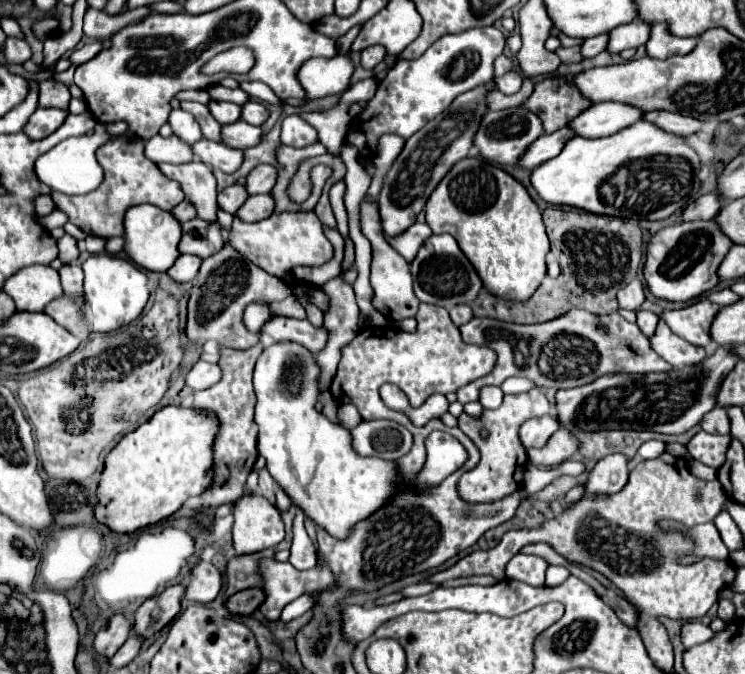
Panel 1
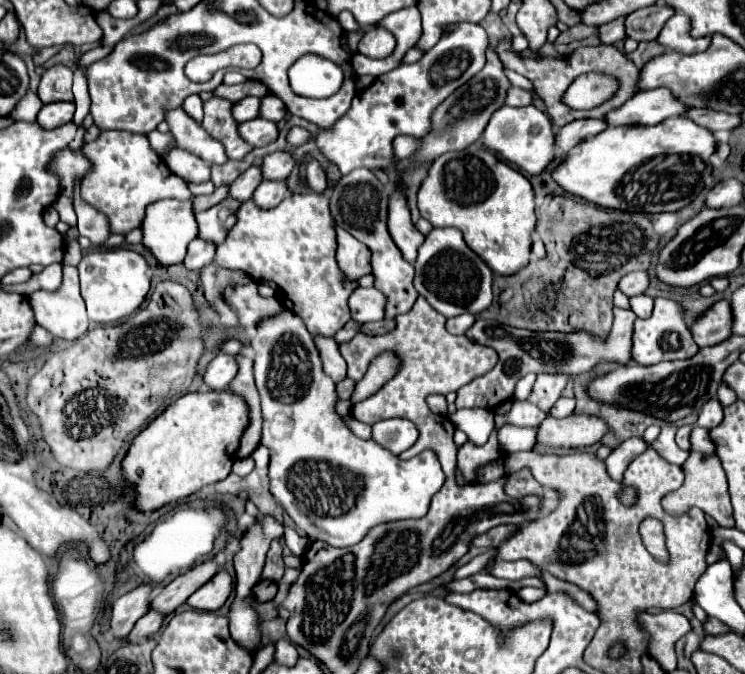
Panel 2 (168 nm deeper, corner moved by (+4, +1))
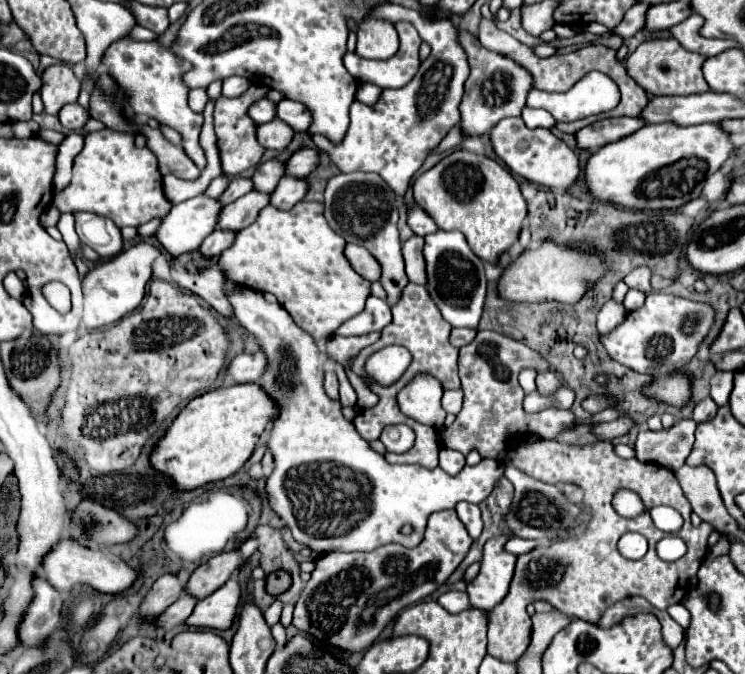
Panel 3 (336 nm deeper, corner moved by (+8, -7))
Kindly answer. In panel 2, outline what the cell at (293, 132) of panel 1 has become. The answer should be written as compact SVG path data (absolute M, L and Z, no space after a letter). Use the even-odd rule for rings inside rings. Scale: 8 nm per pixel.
M476 23L452 25L444 31L444 37L428 49L420 61L412 65L400 65L372 83L372 87L356 93L348 113L338 119L330 129L318 129L316 137L304 127L292 127L286 141L294 147L308 141L316 141L316 147L338 165L342 175L352 169L386 169L394 159L392 139L396 135L422 137L428 133L428 121L432 109L444 101L454 89L464 85L486 65L486 49L490 47L486 31Z

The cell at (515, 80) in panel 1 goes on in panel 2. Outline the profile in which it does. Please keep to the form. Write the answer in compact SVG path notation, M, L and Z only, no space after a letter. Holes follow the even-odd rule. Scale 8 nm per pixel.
M512 85L512 87L508 89L506 103L508 103L508 105L516 105L516 107L520 107L520 105L530 105L530 103L532 103L532 95L530 95L528 91Z

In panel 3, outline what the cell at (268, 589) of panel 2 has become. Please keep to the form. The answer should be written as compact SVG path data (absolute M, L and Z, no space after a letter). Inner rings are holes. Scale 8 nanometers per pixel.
M280 569L280 571L274 571L274 573L268 575L266 591L268 591L270 595L280 595L280 593L284 593L290 585L292 585L292 577L288 575L288 571Z

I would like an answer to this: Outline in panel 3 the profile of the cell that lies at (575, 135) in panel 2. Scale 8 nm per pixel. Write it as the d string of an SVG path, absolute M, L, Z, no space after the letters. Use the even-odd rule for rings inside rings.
M614 117L614 119L602 119L596 121L576 133L578 149L590 149L598 151L606 143L618 141L622 137L628 137L630 133L644 127L646 121L642 117Z

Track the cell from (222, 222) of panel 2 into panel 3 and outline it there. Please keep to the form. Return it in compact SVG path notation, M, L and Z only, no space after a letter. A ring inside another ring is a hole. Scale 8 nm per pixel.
M252 191L240 199L236 199L234 203L226 205L222 209L220 215L220 229L232 229L232 231L240 231L248 225L252 225L252 221L256 221L258 213L270 203L270 195L268 193L260 193L260 191Z

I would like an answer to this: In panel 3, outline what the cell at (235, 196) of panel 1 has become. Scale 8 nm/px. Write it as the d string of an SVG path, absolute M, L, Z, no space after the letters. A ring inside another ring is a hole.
M266 161L266 163L260 163L256 173L252 175L252 181L254 181L254 189L264 189L264 193L272 193L278 185L278 181L282 179L286 167L286 163L282 161Z

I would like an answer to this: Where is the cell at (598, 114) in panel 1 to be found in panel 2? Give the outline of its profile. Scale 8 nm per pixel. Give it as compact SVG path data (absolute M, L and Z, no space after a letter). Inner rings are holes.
M668 89L638 91L620 109L612 109L604 115L608 125L656 125L668 117L678 117L688 107L678 101Z

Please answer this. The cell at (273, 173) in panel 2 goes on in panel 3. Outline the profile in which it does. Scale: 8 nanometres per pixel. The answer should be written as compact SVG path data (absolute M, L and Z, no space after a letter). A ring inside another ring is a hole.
M300 149L288 159L286 173L294 177L308 177L320 163L320 151L318 149Z

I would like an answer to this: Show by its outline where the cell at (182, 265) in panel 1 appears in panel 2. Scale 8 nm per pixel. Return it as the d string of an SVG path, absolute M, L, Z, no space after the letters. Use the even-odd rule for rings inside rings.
M194 239L194 241L188 245L188 253L186 253L182 265L184 265L188 271L200 271L206 263L212 261L214 251L216 251L214 245L206 245L206 241Z

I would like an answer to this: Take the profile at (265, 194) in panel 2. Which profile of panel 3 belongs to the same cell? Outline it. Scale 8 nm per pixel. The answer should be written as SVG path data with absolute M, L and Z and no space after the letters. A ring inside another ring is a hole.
M284 175L280 179L280 185L272 191L272 205L278 209L292 209L296 203L304 199L304 195L308 193L308 187L310 185L306 179Z

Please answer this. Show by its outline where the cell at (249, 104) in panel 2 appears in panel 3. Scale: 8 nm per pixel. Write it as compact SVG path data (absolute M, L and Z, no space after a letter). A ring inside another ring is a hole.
M264 97L264 99L260 99L260 101L256 101L256 103L252 105L252 109L248 111L248 115L250 115L258 125L268 123L268 121L276 119L276 103Z

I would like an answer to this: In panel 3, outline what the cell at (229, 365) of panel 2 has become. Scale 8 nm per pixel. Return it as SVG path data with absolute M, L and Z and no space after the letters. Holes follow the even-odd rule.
M262 351L258 353L242 353L238 357L232 359L232 363L228 365L228 375L232 375L238 383L258 383L262 373L266 371L266 355Z

